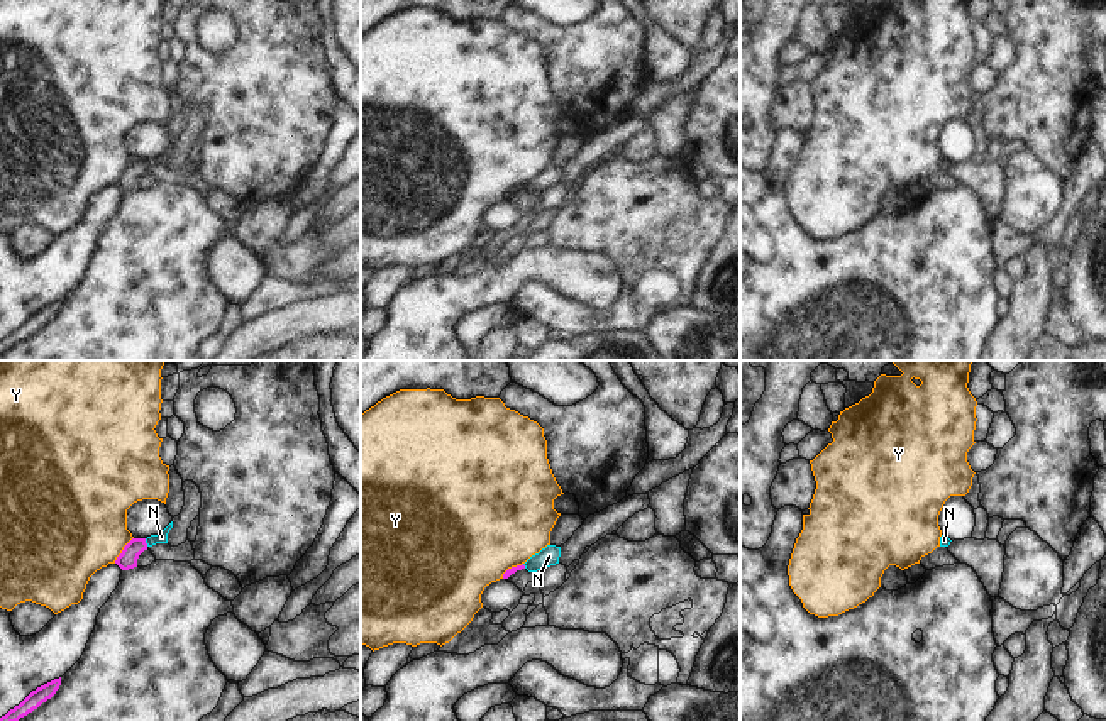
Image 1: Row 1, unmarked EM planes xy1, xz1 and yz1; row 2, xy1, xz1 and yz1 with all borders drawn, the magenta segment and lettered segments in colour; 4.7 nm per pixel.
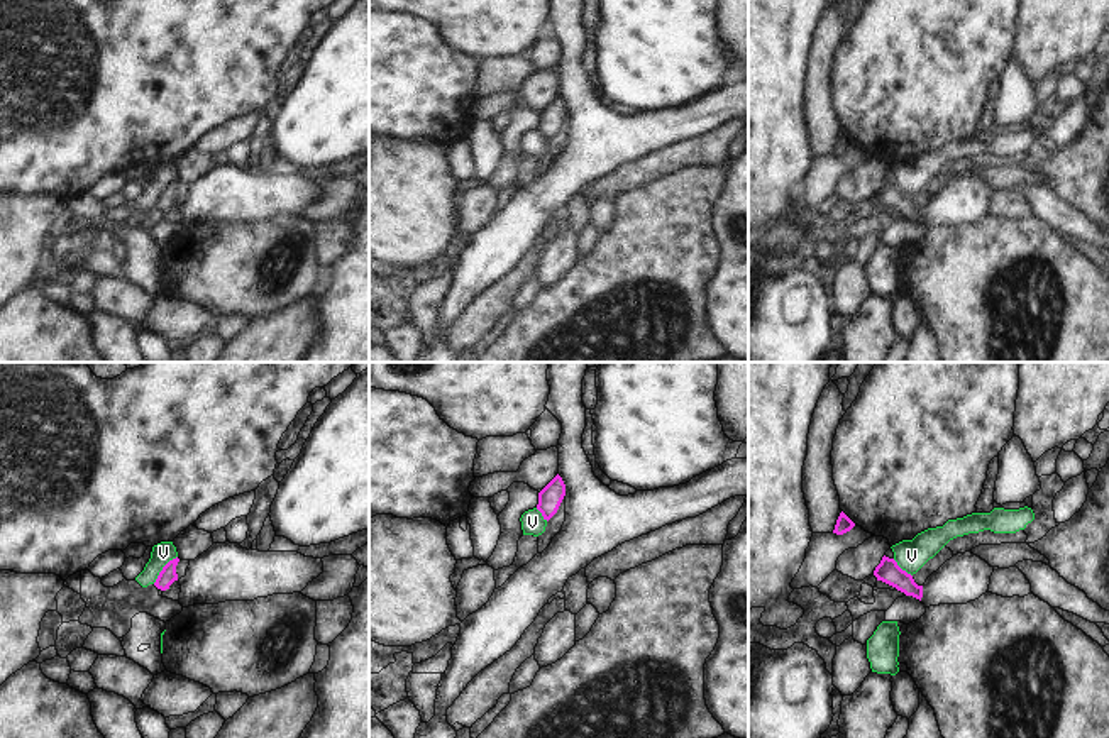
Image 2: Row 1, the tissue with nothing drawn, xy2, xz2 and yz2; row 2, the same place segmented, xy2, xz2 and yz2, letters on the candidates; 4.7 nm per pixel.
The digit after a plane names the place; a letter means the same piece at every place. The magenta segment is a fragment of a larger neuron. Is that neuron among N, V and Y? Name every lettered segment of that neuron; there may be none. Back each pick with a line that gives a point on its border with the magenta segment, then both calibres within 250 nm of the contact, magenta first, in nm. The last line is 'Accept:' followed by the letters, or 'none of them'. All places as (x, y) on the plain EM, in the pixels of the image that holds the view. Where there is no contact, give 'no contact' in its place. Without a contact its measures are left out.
N: meets magenta in xy1 at (144, 163); 90 nm thick on the magenta side, 50 nm on the other
Accept: N

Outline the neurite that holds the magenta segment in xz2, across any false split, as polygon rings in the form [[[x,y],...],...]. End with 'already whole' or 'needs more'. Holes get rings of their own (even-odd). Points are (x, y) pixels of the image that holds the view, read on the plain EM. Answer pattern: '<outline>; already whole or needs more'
[[[557,95],[540,113],[537,130],[542,134],[543,140],[550,140],[562,120],[566,117],[566,105],[562,98]]]; already whole

